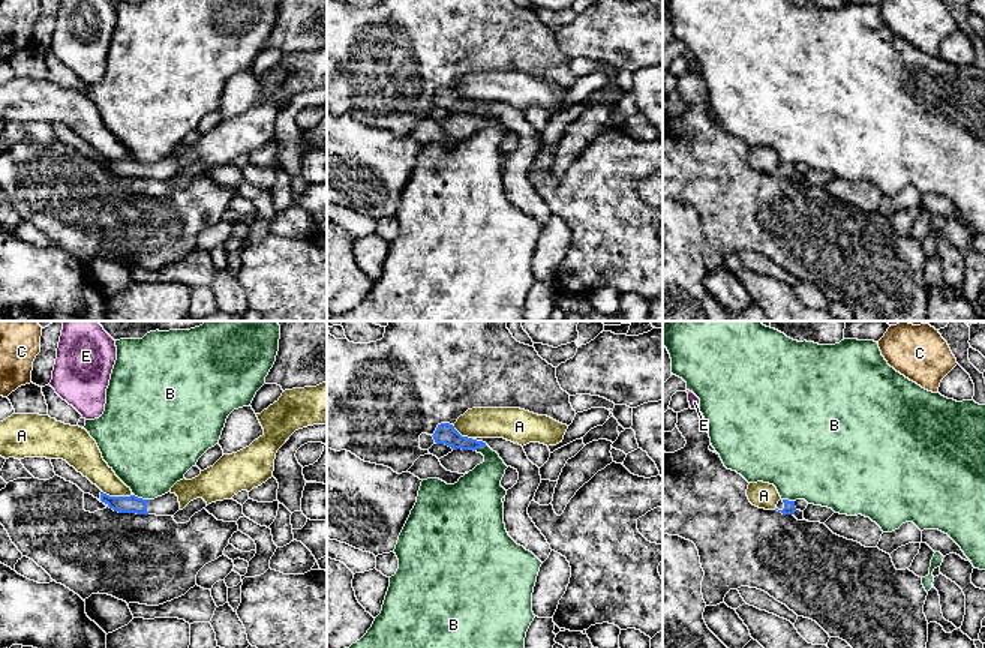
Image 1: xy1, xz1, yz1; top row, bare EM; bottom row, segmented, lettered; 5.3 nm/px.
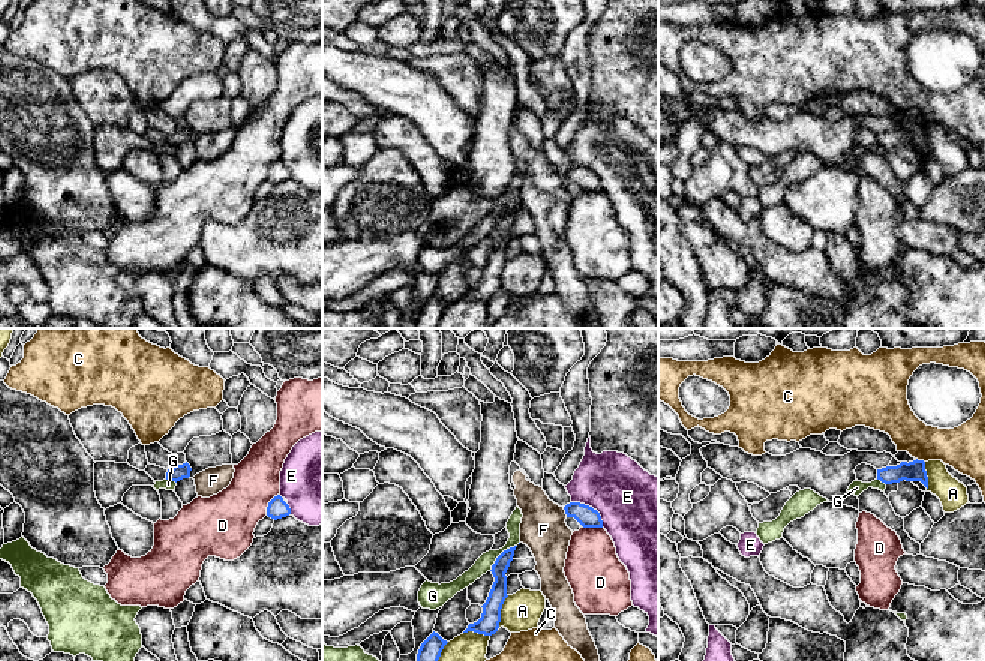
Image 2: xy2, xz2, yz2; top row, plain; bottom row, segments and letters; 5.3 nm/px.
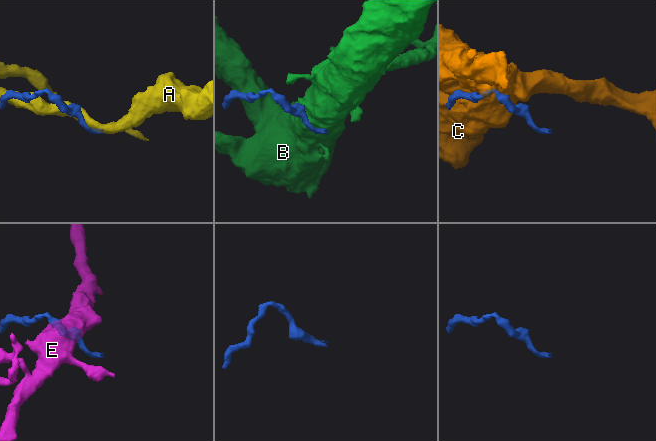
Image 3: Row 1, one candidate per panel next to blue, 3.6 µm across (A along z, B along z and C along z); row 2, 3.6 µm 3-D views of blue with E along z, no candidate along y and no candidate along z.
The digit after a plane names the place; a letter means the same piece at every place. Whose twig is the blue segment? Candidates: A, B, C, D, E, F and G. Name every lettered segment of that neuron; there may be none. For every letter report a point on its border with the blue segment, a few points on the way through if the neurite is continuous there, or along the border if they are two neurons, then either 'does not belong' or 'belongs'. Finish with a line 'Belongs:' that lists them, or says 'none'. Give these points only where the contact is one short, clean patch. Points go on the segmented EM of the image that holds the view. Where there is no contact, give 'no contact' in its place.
A: xz2 (499, 612) | does not belong
B: xy1 (141, 498) | along xy1 (134, 494), (149, 500) | does not belong
C: yz2 (921, 460) | does not belong
D: xy2 (269, 504) | does not belong
E: xz2 (591, 507) | does not belong
F: xz2 (565, 511) | along xz2 (562, 507), (567, 516) | does not belong
G: xz2 (501, 553) | along xz2 (519, 541), (507, 547), (489, 570) | does not belong
Belongs: none

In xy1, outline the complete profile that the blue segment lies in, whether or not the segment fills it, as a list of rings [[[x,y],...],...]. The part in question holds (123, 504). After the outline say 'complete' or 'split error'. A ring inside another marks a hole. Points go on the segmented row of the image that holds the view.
[[[100,492],[100,501],[118,513],[174,516],[180,510],[178,496],[171,492],[154,500],[142,500],[135,495],[109,496]]] | split error

